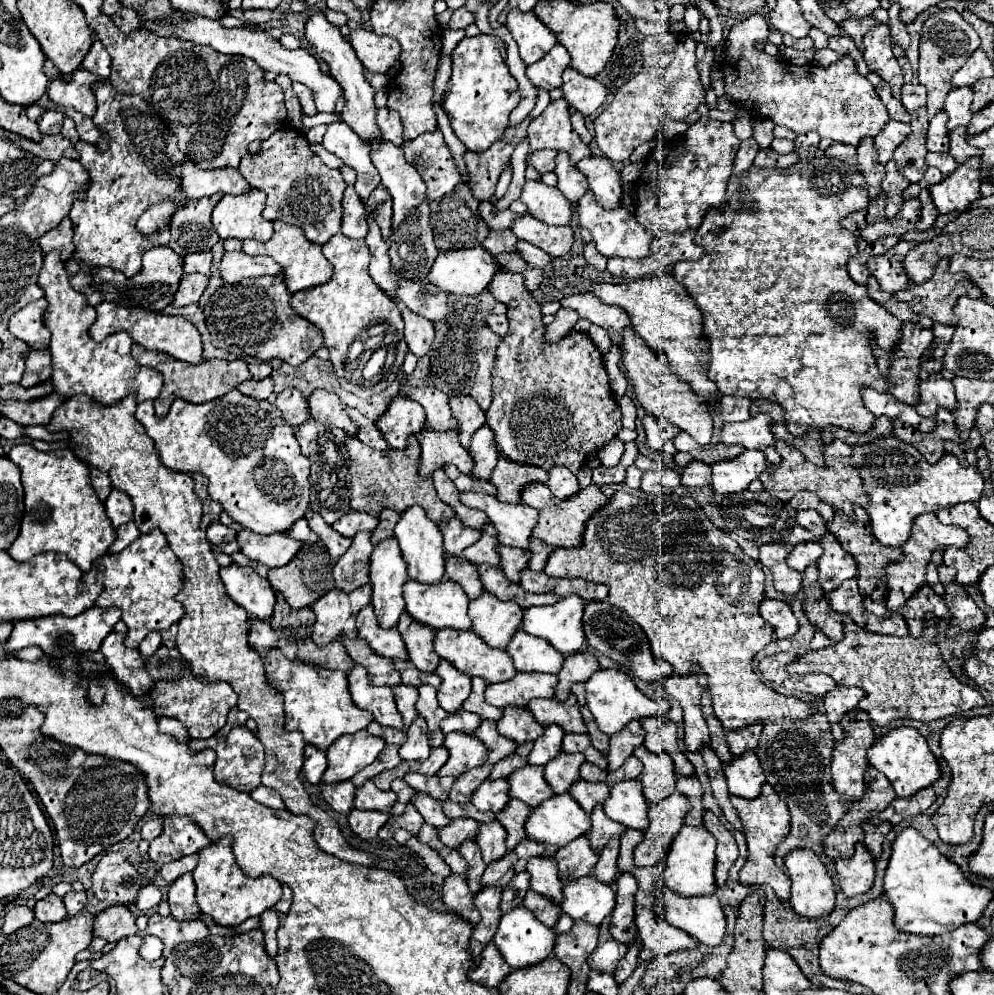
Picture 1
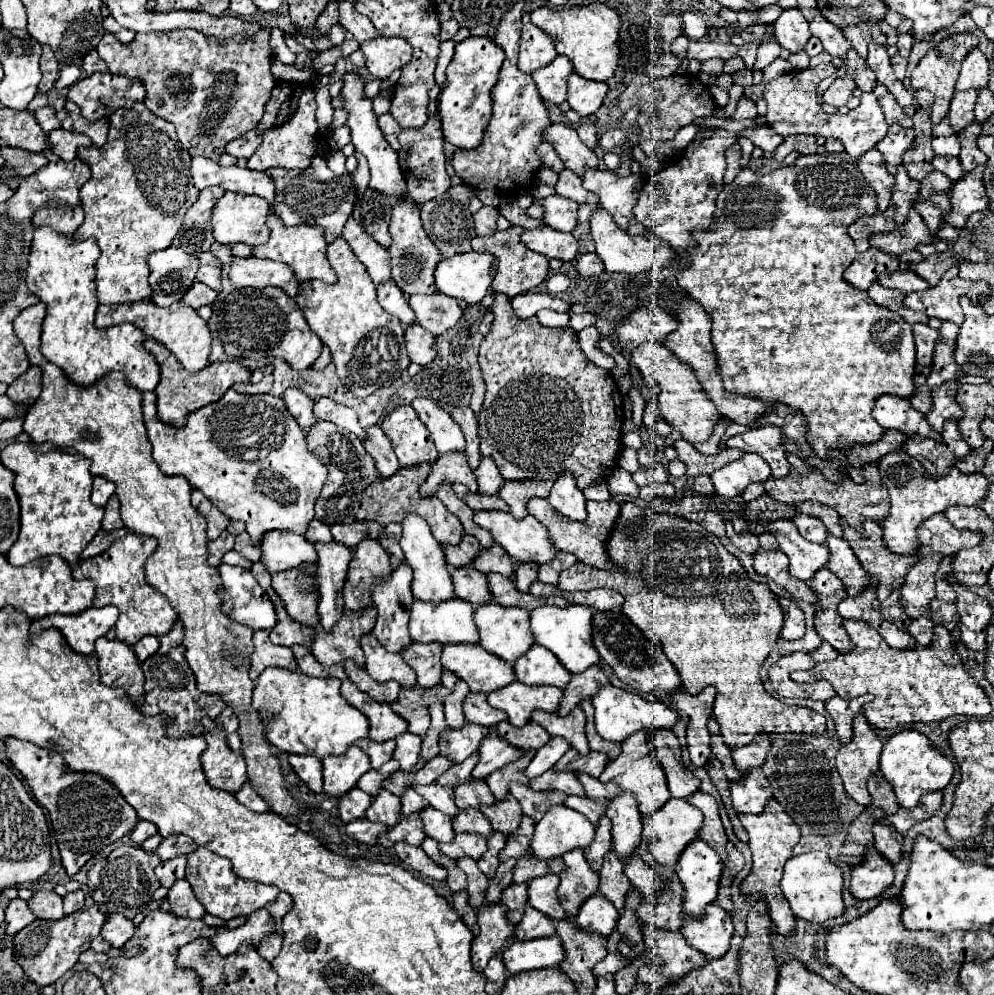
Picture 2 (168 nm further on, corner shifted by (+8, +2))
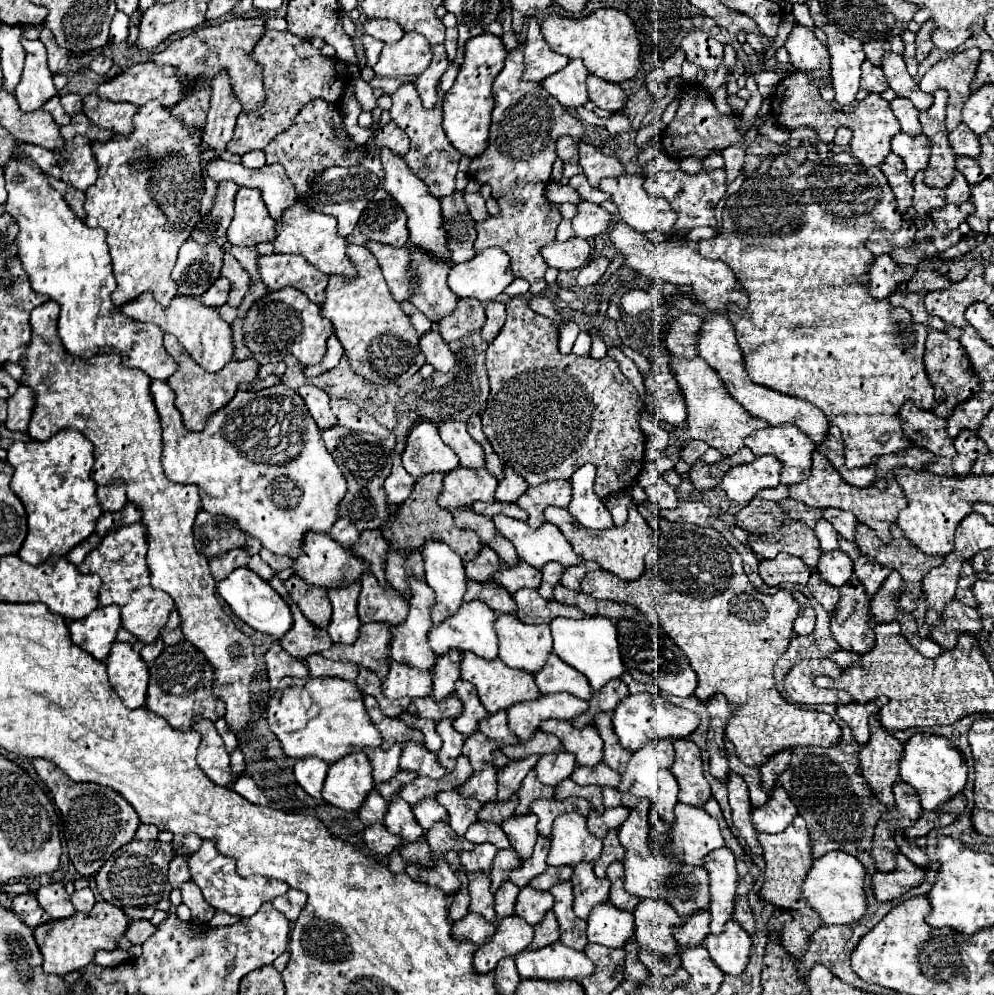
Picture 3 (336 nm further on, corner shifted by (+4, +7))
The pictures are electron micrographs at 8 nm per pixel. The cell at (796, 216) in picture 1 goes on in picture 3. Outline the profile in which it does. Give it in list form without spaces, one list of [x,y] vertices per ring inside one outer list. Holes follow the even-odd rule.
[[[840,152],[834,154],[832,158],[826,158],[822,162],[804,162],[798,164],[798,168],[794,168],[794,164],[790,164],[790,168],[794,170],[790,176],[784,178],[772,178],[772,176],[756,176],[750,180],[744,180],[742,186],[746,186],[746,194],[744,194],[744,222],[736,220],[736,216],[732,218],[728,212],[722,232],[714,238],[714,242],[710,240],[710,250],[712,252],[702,252],[704,256],[718,256],[720,252],[720,260],[726,262],[732,272],[736,274],[738,282],[744,286],[744,290],[748,292],[750,298],[750,306],[746,310],[740,310],[738,306],[730,306],[728,308],[728,318],[736,328],[736,338],[738,344],[744,352],[746,358],[746,372],[750,376],[750,380],[754,380],[760,386],[772,388],[780,394],[786,396],[794,396],[794,398],[802,398],[808,400],[810,404],[818,406],[830,422],[834,422],[844,436],[844,444],[846,444],[846,466],[848,468],[860,468],[860,466],[870,466],[874,462],[874,458],[880,458],[884,454],[896,454],[896,452],[904,452],[912,446],[910,436],[902,430],[902,422],[898,418],[898,412],[902,410],[904,402],[912,400],[918,408],[922,410],[934,410],[934,406],[938,404],[936,396],[934,396],[934,386],[928,380],[924,362],[922,362],[922,340],[926,342],[926,326],[912,322],[912,316],[908,310],[904,308],[896,308],[890,304],[890,300],[876,300],[870,296],[868,292],[868,268],[874,262],[872,252],[866,248],[866,240],[870,238],[870,234],[874,230],[890,230],[890,232],[898,232],[902,228],[902,214],[898,212],[896,200],[894,200],[894,192],[886,180],[886,176],[882,174],[880,168],[868,168],[864,164],[860,164],[854,156],[850,156],[848,152]]]

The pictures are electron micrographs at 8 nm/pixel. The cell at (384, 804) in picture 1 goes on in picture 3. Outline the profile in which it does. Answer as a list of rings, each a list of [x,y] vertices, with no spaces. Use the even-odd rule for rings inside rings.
[[[394,794],[394,798],[390,800],[390,808],[386,812],[384,826],[388,828],[388,832],[400,834],[406,842],[416,842],[426,834],[420,828],[420,824],[416,822],[410,804],[406,804],[398,794]]]

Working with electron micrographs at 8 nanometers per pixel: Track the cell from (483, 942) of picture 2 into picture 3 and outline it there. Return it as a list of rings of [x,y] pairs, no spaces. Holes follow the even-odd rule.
[[[508,916],[496,928],[496,934],[488,944],[482,944],[474,956],[474,970],[486,974],[496,970],[496,964],[506,956],[516,956],[530,946],[534,928],[518,916]]]

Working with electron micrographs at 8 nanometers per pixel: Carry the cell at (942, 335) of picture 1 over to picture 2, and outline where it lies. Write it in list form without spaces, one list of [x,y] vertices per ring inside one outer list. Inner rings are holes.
[[[944,321],[940,329],[940,338],[935,346],[932,369],[926,379],[928,387],[936,387],[944,381],[952,381],[962,375],[962,371],[954,365],[954,337],[956,335],[958,335],[958,327],[950,321]]]

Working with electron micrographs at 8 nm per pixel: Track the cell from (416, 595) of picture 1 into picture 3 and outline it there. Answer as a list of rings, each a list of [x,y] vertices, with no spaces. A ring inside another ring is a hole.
[[[480,600],[474,602],[464,602],[462,608],[446,620],[446,624],[434,624],[430,630],[430,648],[436,652],[436,656],[444,656],[450,650],[458,652],[472,652],[484,660],[496,660],[498,658],[498,636],[494,632],[494,622],[496,614],[494,610],[486,608]]]

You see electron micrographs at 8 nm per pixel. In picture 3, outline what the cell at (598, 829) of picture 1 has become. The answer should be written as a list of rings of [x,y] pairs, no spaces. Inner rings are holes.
[[[610,832],[604,840],[604,850],[602,850],[602,856],[598,860],[598,864],[594,864],[594,872],[598,878],[606,878],[606,868],[612,864],[612,862],[622,862],[624,860],[624,854],[626,854],[626,848],[620,844],[618,840],[618,832]]]

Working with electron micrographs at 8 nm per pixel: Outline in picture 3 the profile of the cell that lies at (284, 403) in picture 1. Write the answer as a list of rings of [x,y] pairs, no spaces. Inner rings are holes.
[[[308,384],[308,386],[302,386],[298,390],[298,394],[304,398],[304,402],[306,402],[306,406],[308,406],[310,414],[314,416],[320,430],[326,430],[326,428],[332,428],[332,426],[338,424],[336,416],[330,410],[330,404],[328,404],[330,396],[322,388]]]

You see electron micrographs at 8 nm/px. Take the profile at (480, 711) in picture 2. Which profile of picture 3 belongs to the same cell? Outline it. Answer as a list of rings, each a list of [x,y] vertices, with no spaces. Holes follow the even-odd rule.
[[[496,712],[494,716],[486,716],[486,720],[482,720],[482,724],[480,724],[480,732],[486,734],[498,746],[518,744],[518,738],[508,728],[506,712]]]

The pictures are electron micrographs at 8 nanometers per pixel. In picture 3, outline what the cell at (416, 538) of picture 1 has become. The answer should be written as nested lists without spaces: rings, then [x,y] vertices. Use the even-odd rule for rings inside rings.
[[[428,540],[422,548],[426,582],[436,594],[436,606],[432,608],[432,622],[442,624],[458,612],[462,596],[466,592],[466,574],[462,558],[446,544]]]

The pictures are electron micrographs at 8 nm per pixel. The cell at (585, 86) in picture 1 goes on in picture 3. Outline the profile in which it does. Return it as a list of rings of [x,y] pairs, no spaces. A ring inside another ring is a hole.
[[[588,76],[588,94],[590,94],[590,100],[602,108],[602,110],[608,110],[612,114],[620,112],[624,106],[626,106],[626,94],[622,90],[622,86],[614,86],[598,76]]]

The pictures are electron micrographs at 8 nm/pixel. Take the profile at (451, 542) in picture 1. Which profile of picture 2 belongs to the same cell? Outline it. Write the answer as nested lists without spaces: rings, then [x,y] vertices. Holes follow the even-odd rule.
[[[464,533],[458,545],[442,545],[442,549],[446,555],[446,563],[450,567],[456,567],[456,565],[468,565],[478,555],[480,543],[476,537]]]

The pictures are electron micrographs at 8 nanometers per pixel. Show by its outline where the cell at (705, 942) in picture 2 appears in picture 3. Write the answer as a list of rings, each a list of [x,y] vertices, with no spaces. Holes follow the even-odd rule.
[[[730,920],[722,936],[706,936],[704,948],[710,952],[710,958],[724,974],[740,976],[748,966],[752,938],[740,928],[738,922]]]

